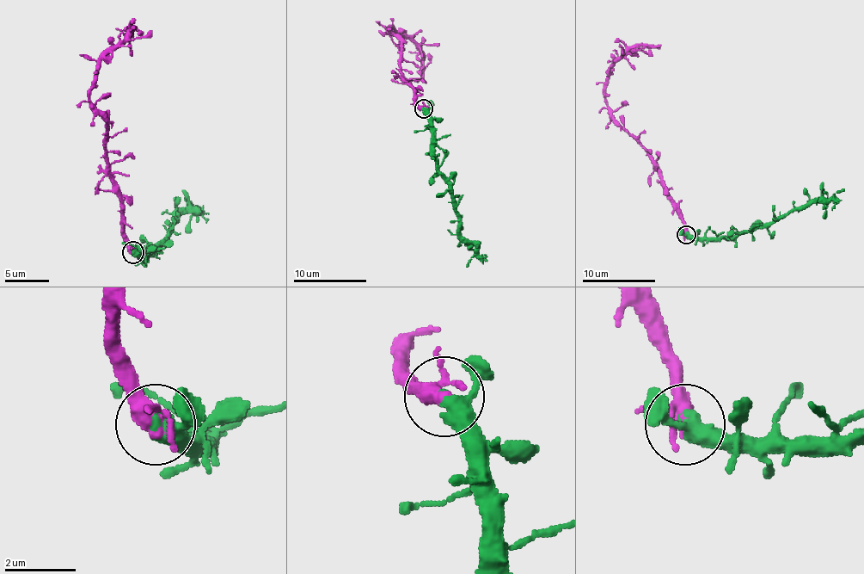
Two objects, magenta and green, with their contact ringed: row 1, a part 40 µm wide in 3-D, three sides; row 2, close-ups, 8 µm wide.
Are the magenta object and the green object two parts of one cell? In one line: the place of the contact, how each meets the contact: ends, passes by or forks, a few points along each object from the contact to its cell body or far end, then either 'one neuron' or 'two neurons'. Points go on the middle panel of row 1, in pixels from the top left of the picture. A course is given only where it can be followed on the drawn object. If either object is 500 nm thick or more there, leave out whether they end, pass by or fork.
(423, 108) | magenta forks | green passes by | magenta via (424, 108), (404, 81), (400, 42), (391, 27), (422, 55), (422, 78), (414, 81) | green via (424, 108), (432, 156), (448, 185), (459, 216), (459, 233), (475, 246), (466, 266) | one neuron

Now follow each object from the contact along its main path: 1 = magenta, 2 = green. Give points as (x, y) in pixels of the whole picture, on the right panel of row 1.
1: (686, 234), (680, 208), (662, 181), (658, 164), (620, 126), (607, 108), (607, 70), (633, 49), (658, 47)
2: (686, 234), (701, 237), (733, 237), (793, 210), (830, 198), (843, 188)

